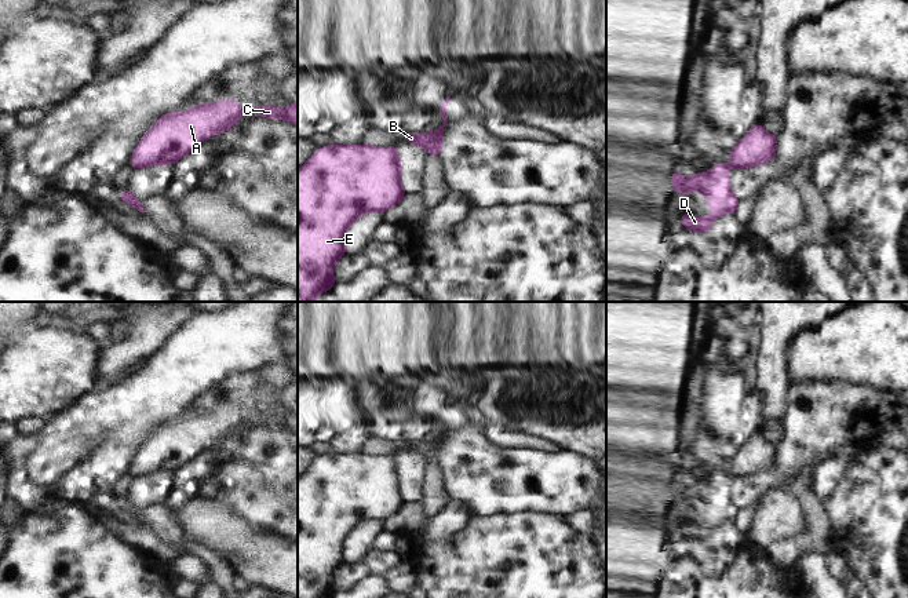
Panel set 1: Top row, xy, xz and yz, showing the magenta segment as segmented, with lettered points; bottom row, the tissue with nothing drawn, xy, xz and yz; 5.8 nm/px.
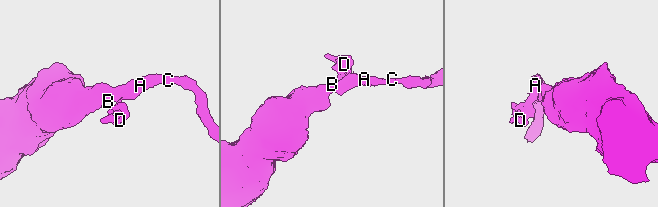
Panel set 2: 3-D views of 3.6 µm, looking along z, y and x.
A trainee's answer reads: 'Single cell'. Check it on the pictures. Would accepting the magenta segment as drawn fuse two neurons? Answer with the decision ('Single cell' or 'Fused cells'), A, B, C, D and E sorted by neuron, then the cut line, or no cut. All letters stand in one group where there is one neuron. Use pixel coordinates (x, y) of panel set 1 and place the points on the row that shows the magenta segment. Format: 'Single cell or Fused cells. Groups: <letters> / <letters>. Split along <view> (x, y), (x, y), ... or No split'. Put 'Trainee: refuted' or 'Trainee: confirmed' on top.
Trainee: refuted
Fused cells. Groups: A B C E / D. Split along yz (729, 164), (737, 168)

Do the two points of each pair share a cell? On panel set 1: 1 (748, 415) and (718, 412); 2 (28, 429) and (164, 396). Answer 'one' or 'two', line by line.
1: two
2: two

